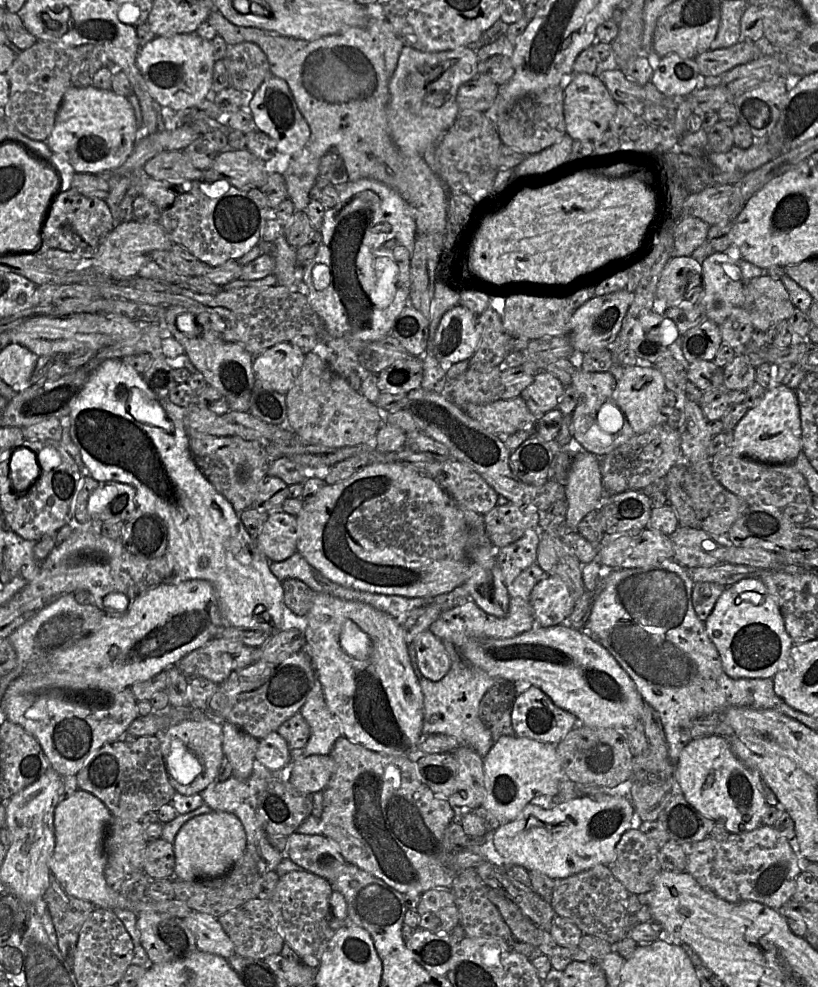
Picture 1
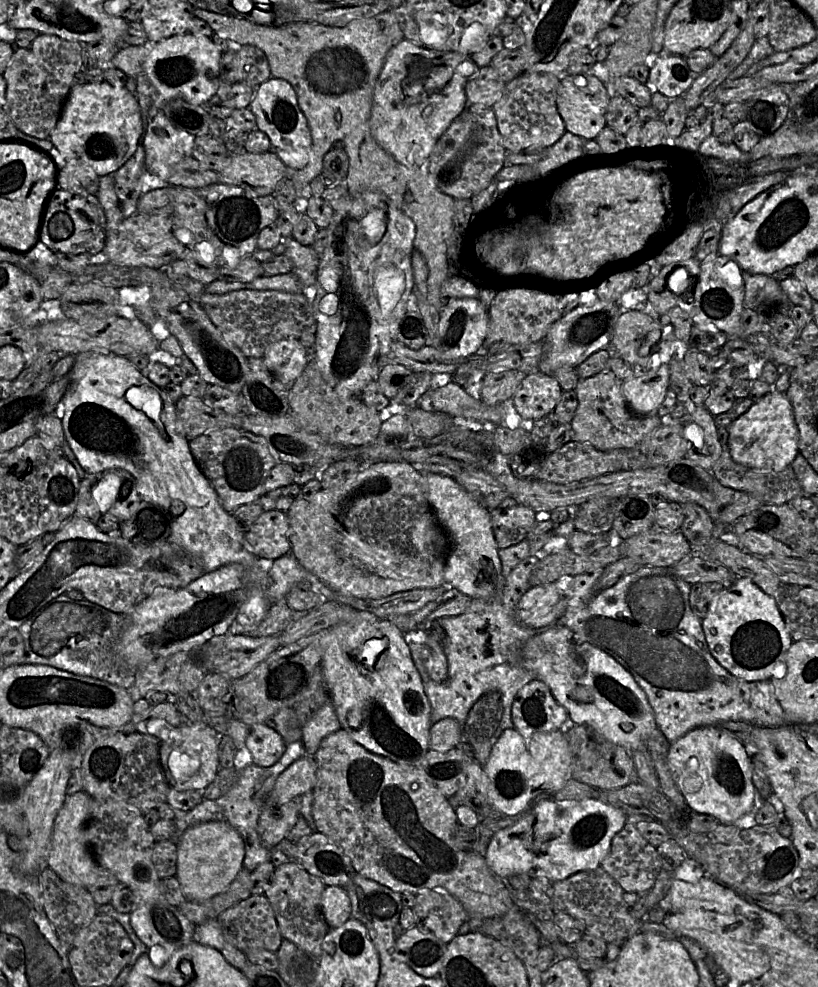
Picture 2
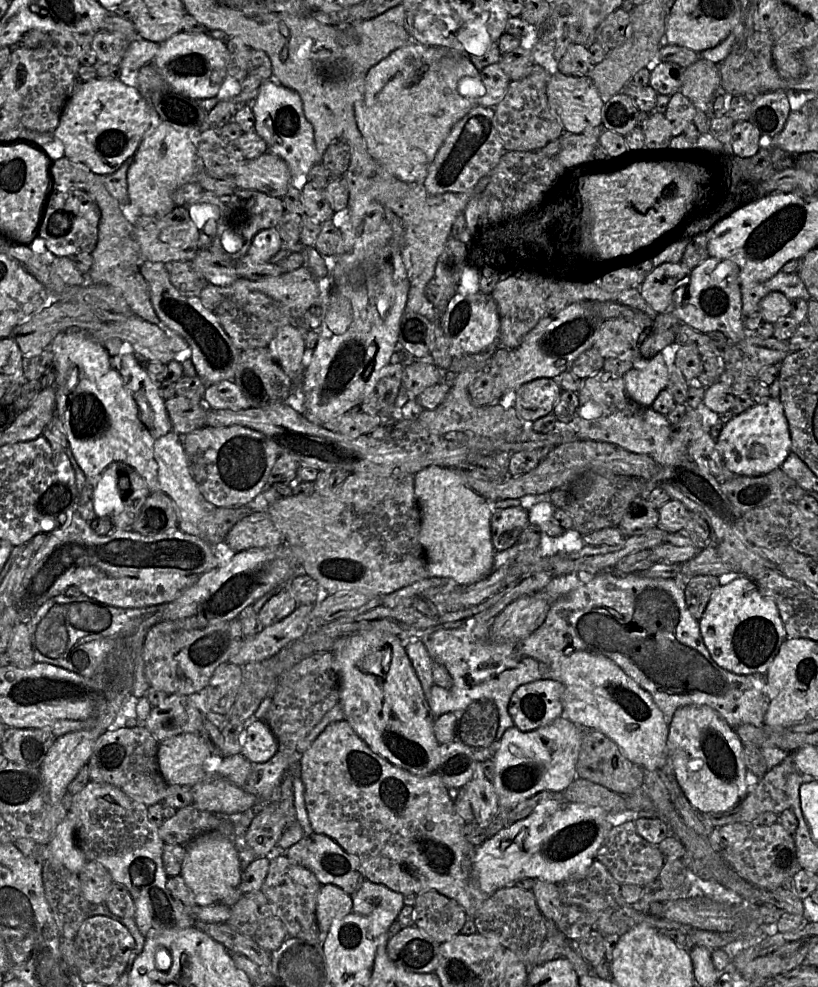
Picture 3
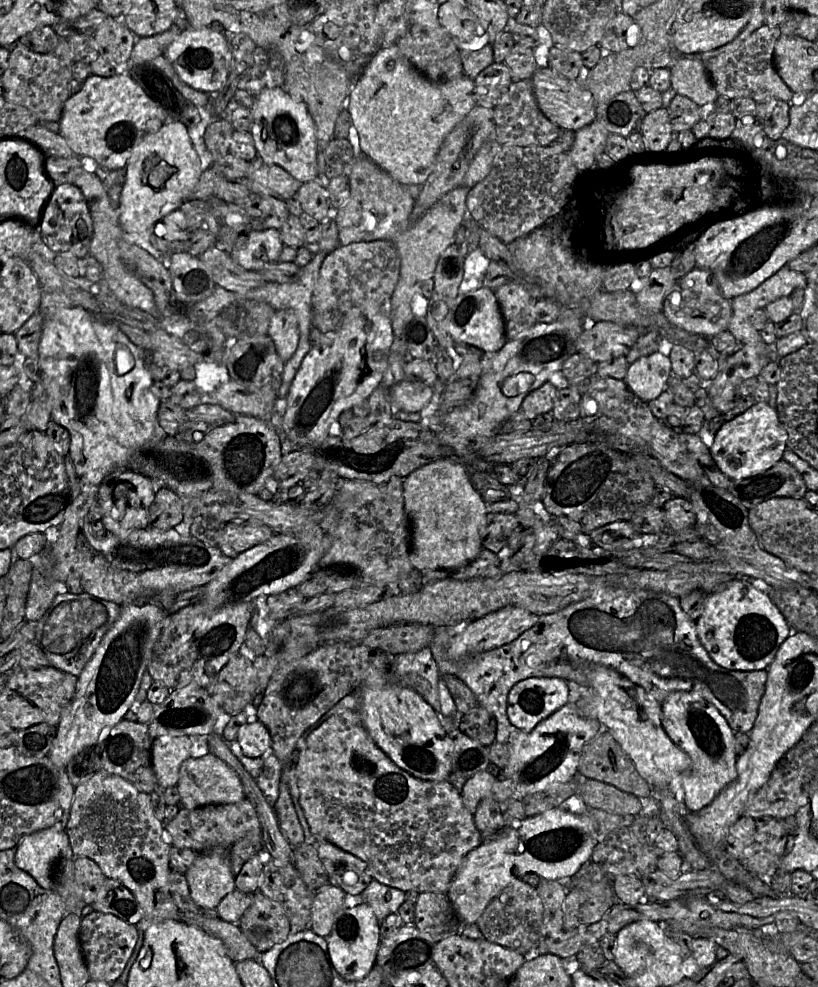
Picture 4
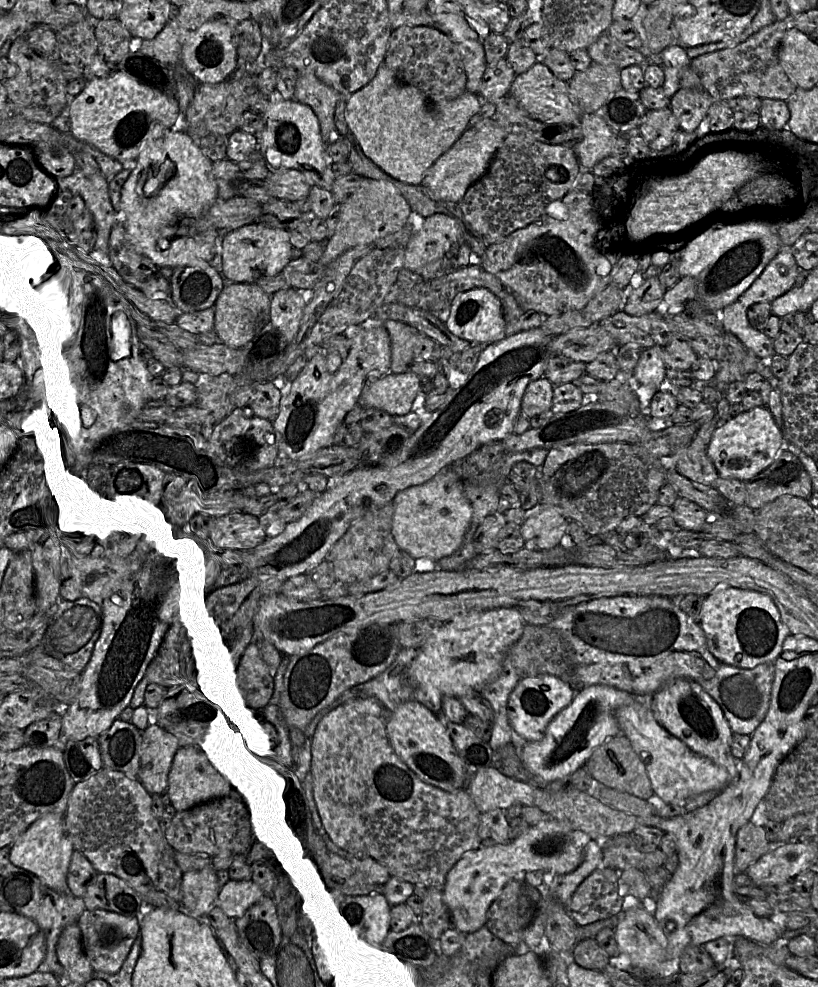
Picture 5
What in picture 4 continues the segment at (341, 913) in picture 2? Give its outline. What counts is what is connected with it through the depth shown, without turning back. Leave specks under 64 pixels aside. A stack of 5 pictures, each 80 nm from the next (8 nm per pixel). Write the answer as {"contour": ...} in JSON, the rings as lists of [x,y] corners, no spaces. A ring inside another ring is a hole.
{"contour":[[[330,884],[323,886],[313,896],[311,929],[319,936],[328,936],[335,915],[348,905],[349,897],[341,888]]]}

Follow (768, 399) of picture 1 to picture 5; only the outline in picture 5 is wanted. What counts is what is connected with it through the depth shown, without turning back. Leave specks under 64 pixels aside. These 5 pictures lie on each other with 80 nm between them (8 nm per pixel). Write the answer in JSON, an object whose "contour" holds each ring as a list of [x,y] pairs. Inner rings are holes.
{"contour":[[[759,406],[727,418],[716,428],[706,447],[719,476],[746,482],[769,467],[785,446],[781,428],[766,406]]]}

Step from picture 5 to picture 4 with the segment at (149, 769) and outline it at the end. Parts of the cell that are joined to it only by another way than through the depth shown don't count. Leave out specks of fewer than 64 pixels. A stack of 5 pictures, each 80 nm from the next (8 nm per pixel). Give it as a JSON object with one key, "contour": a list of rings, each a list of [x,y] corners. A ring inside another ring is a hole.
{"contour":[[[163,735],[154,738],[152,766],[159,790],[177,785],[180,767],[186,759],[203,756],[208,752],[207,737]]]}

